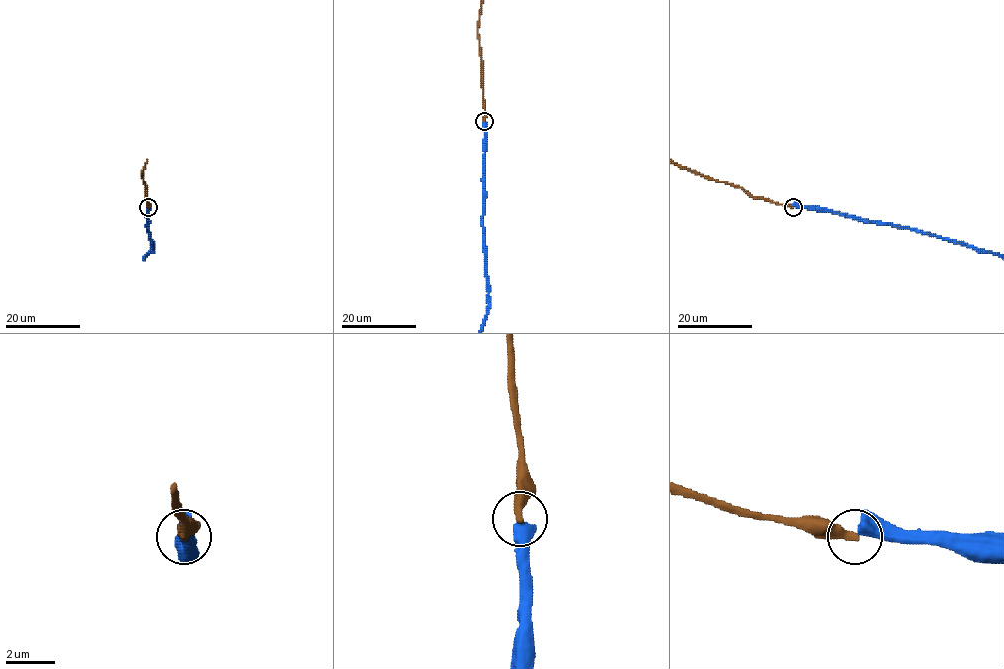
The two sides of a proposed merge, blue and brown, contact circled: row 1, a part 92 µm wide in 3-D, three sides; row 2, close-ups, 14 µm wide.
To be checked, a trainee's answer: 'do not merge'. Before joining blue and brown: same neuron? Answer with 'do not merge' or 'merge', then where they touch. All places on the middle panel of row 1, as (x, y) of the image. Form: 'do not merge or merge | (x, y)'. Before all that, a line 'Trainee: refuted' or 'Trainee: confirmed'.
Trainee: confirmed
do not merge | (484, 121)

